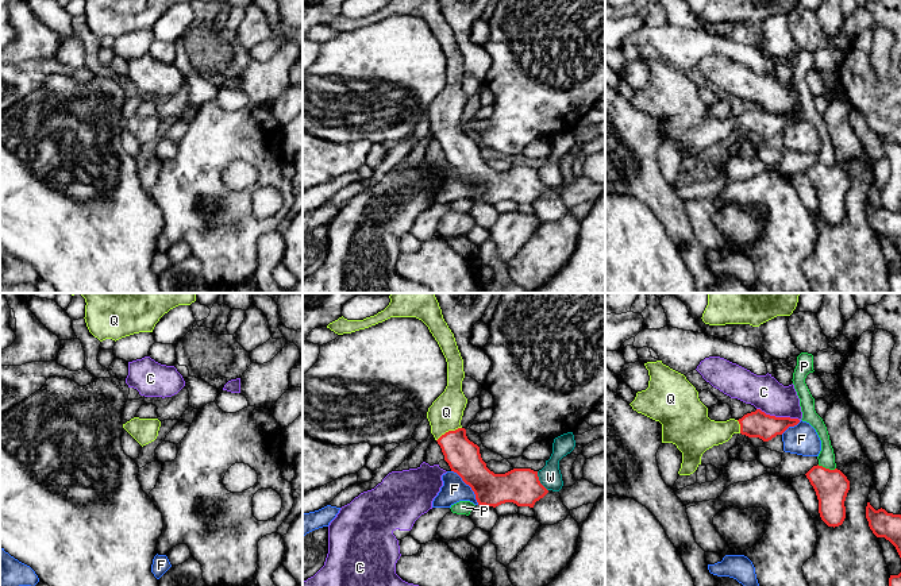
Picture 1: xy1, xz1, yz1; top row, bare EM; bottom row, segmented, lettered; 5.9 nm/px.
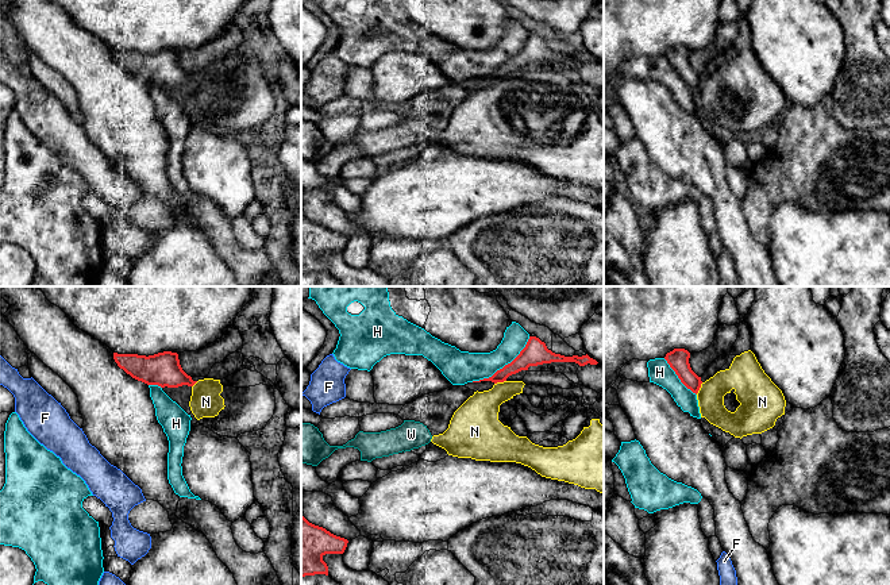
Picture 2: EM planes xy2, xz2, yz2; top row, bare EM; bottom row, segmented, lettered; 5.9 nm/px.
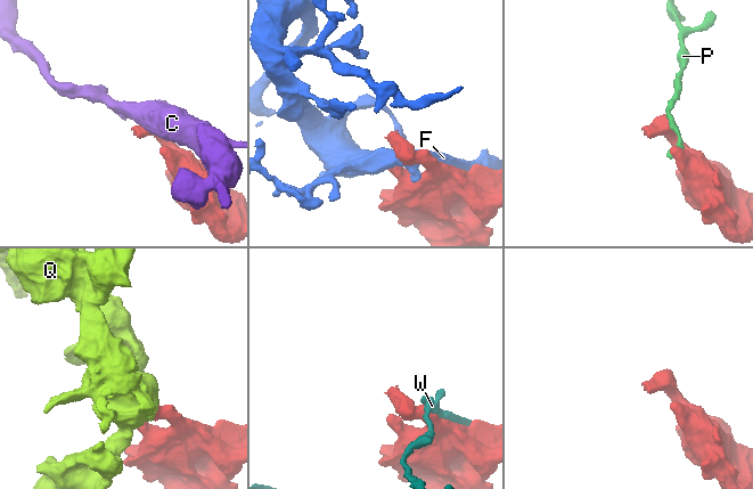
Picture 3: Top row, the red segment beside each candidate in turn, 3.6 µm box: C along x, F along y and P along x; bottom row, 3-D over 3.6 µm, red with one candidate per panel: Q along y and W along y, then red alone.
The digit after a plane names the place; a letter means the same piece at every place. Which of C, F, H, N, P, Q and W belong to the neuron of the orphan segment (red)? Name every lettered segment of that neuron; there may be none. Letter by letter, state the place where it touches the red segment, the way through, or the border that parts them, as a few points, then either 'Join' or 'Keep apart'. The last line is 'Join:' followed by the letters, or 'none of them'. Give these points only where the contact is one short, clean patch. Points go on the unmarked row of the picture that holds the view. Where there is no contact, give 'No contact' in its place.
C: Touches red at yz1 (778, 115). Boundary: yz1 (757, 105), (770, 112), (797, 115), (800, 118). Keep apart
F: Touches red at xz1 (469, 182). Keep apart
H: Touches red at xz2 (504, 64). Keep apart
N: Touches red at xz2 (500, 79). Boundary: xz2 (505, 77), (494, 81). Keep apart
P: Touches red at yz1 (827, 166). Keep apart
Q: Touches red at xz1 (449, 128). Path across: xz1 (462, 153), (449, 128), (446, 110). Join
W: Touches red at xz1 (539, 178). Keep apart
Join: Q

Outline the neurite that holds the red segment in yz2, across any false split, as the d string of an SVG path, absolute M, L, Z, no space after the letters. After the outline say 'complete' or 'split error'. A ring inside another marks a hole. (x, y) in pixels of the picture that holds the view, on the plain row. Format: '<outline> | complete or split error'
M674 46L667 50L664 57L670 65L675 69L681 80L690 86L693 91L698 91L701 85L701 74L698 74L690 65L689 61L690 50L685 46Z | complete

